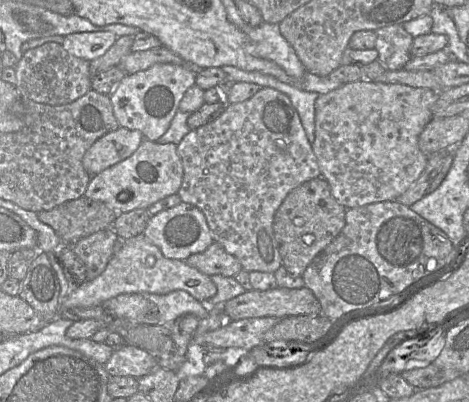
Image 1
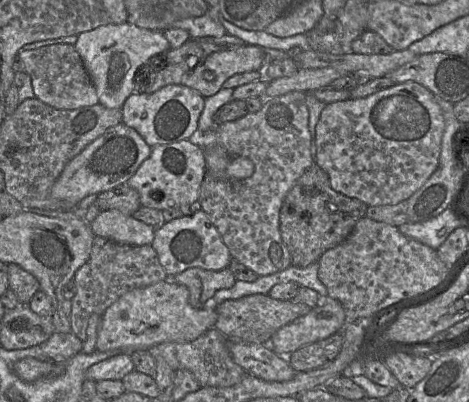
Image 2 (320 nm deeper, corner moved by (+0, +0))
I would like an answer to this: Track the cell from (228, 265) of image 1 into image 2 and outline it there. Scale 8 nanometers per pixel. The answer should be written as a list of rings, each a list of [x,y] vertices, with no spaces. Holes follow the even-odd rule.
[[[198,267],[188,268],[170,279],[188,288],[189,303],[197,309],[211,305],[216,291],[229,289],[236,281],[229,267],[219,271]]]

